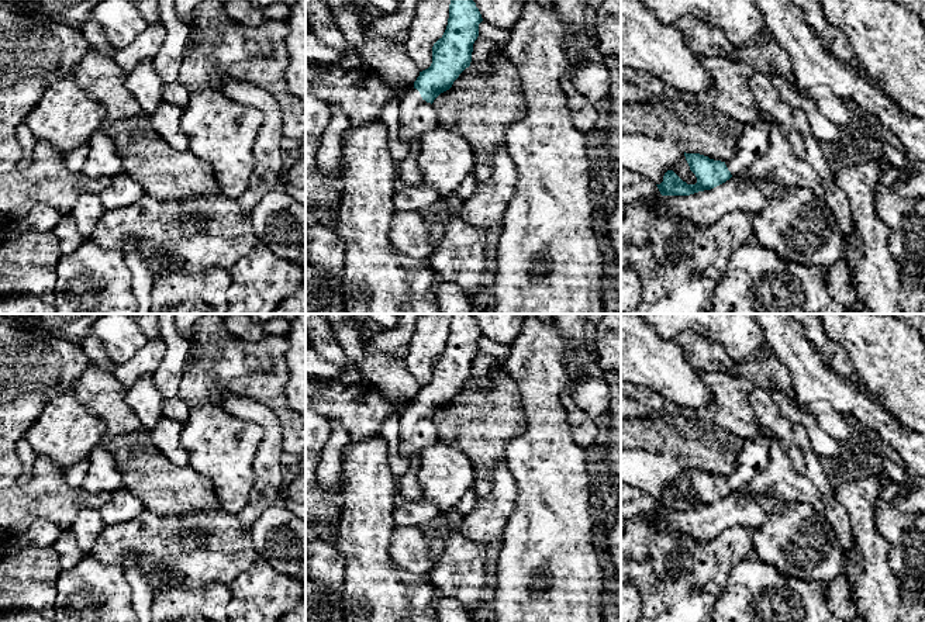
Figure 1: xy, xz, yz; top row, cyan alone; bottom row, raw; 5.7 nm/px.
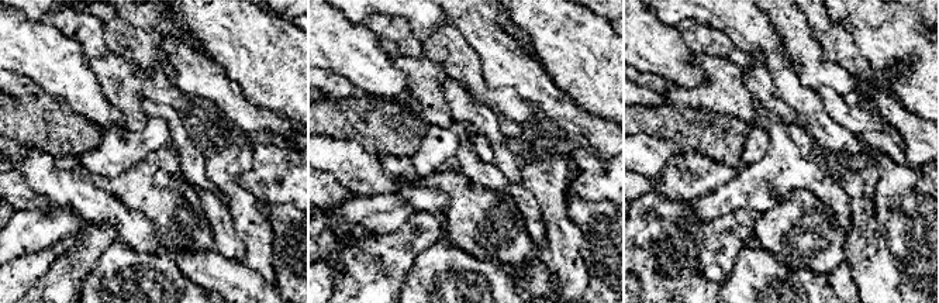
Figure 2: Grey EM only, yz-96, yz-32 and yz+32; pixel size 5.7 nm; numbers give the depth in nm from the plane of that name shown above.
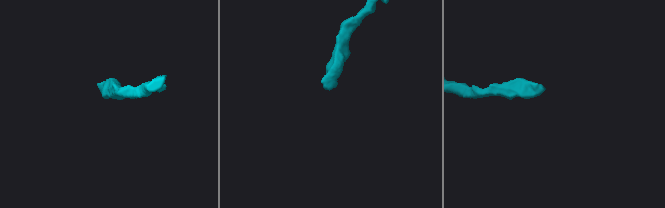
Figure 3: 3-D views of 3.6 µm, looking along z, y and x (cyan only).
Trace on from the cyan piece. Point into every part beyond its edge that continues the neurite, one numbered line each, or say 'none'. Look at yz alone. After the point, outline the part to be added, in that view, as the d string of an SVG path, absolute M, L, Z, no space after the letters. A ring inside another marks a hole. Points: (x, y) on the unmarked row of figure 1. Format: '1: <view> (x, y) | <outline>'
1: yz (753, 456) | M745 439L735 470L725 477L732 491L745 487L753 477L766 469L770 459L769 448L770 442L766 439Z

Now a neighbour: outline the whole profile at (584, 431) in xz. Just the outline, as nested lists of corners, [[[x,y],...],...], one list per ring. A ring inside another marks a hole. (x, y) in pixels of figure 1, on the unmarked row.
[[[570,390],[562,393],[562,404],[567,412],[567,421],[574,442],[584,449],[596,443],[600,422],[591,419],[580,407],[573,402]]]

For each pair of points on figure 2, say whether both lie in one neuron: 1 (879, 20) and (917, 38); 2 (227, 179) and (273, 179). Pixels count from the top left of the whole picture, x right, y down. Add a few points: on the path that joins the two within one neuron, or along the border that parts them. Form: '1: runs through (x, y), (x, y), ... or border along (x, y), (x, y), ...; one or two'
1: runs through (889, 30), (897, 38), (907, 38); one
2: border along (252, 148), (252, 165), (240, 182), (262, 203); two

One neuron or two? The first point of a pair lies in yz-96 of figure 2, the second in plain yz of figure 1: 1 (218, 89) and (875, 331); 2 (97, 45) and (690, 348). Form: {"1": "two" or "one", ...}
{"1": "two", "2": "one"}

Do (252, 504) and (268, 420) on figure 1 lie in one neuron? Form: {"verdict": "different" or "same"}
{"verdict": "same"}

